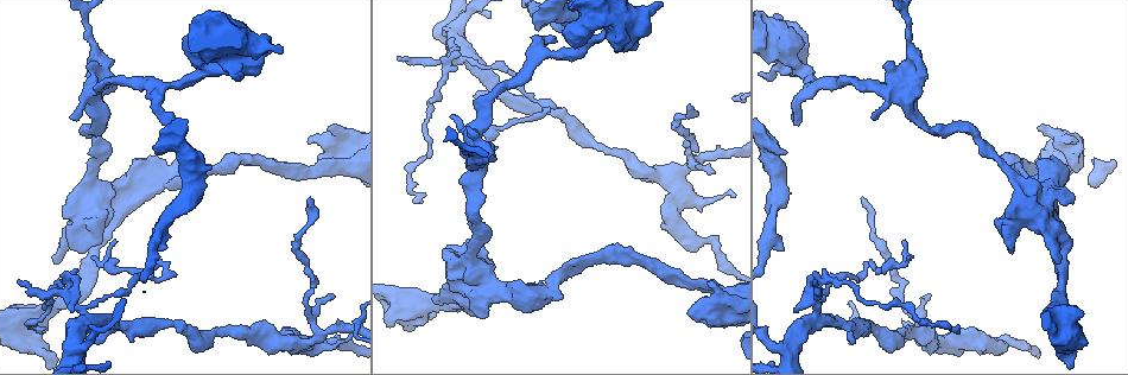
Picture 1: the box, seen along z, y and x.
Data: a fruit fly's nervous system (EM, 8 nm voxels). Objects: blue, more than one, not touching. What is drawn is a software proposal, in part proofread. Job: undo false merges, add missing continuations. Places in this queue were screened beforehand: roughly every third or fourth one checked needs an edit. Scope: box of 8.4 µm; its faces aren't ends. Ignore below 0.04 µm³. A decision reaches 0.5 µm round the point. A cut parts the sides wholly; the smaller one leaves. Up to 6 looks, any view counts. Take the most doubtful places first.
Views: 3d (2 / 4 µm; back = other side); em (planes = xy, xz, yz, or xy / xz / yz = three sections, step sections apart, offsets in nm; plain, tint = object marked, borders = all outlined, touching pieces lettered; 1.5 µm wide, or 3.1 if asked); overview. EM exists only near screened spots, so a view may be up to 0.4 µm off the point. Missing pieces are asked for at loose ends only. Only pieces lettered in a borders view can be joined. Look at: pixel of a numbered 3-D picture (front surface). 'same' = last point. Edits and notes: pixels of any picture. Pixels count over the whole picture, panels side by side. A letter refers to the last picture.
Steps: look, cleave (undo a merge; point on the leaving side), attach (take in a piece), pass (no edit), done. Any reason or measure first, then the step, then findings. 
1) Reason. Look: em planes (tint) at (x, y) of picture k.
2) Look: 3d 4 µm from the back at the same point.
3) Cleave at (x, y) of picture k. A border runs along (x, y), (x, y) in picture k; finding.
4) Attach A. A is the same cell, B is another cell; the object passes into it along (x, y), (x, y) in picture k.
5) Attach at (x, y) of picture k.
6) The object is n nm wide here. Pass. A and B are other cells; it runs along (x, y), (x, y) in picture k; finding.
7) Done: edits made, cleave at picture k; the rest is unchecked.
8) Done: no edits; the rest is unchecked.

Long arm stops here. Look: 3d 4 µm at (308, 198) of picture 1.

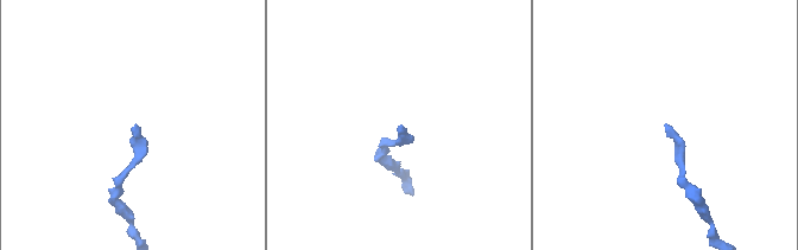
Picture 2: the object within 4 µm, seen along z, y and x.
Need the tissue. Look: em xy step 8 (borders) at (403, 127) of picture 2.

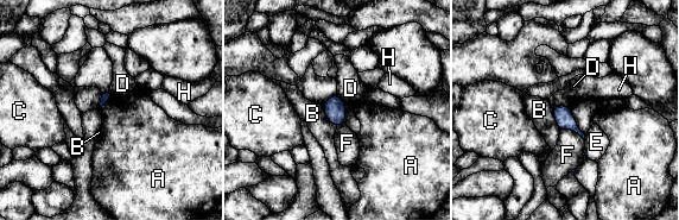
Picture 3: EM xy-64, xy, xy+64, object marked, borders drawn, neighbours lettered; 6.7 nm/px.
Look: em planes (borders) at the same point.

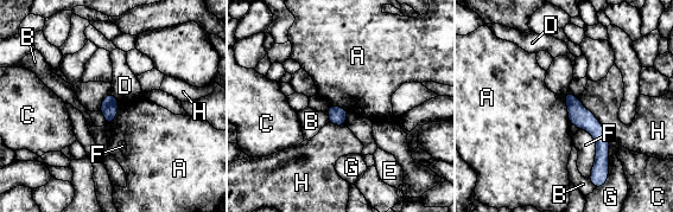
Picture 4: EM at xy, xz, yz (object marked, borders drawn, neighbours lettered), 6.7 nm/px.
The object is 120 nm wide here. Pass. A, B, C, D, E, F, G and H are other cells; a border runs along (563, 95), (571, 124) in picture 4; none of them fits.

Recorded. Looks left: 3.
Sharp bend. Look: 3d 4 µm at (574, 35) of picture 1.

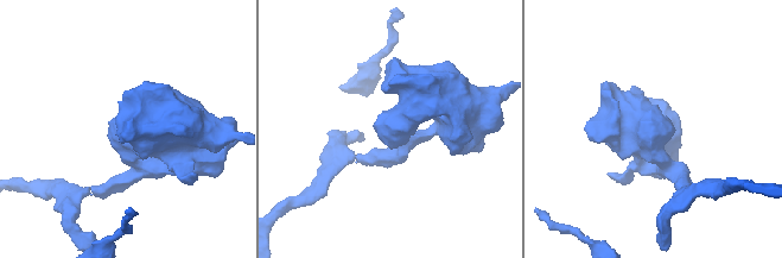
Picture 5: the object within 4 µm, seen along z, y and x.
The arms are 220, 650 nm wide; shape alone is not enough. Look: em planes (borders) at (128, 144) of picture 5.

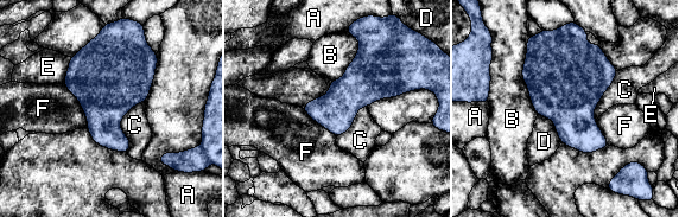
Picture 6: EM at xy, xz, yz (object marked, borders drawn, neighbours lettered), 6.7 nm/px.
The object is 280 nm wide here. Pass. A, B, C, D, E and F are other cells; continuous, no second cell.

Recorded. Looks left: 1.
Done: no edits; the rest is unchecked.

